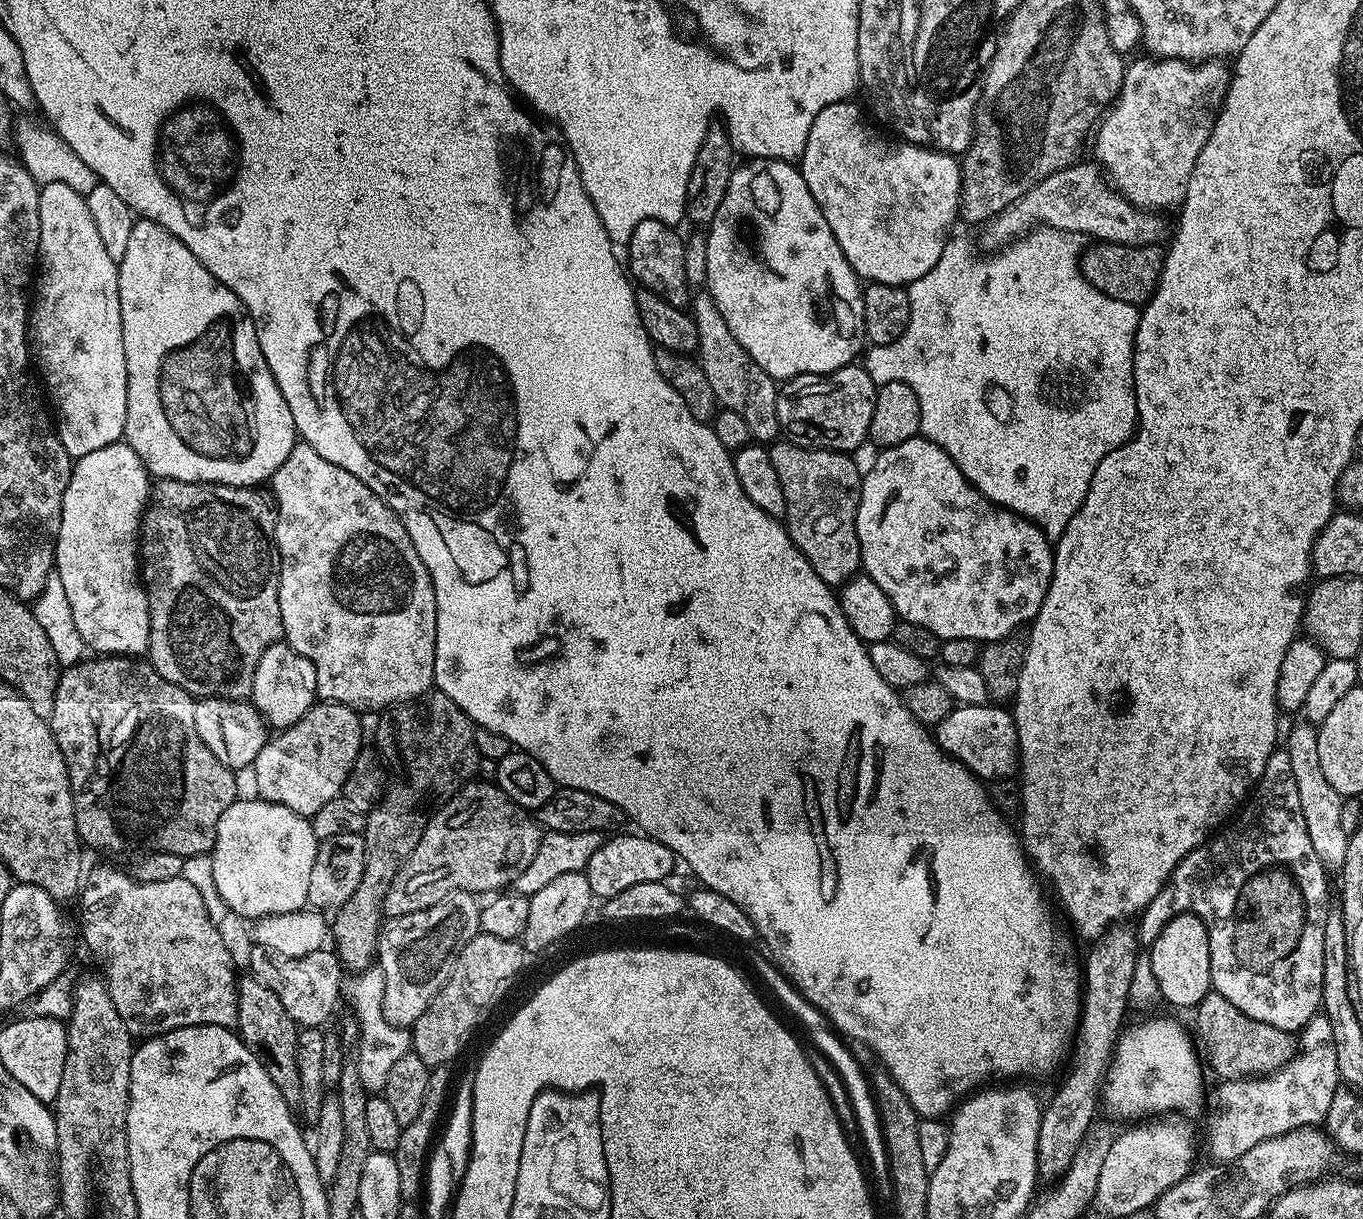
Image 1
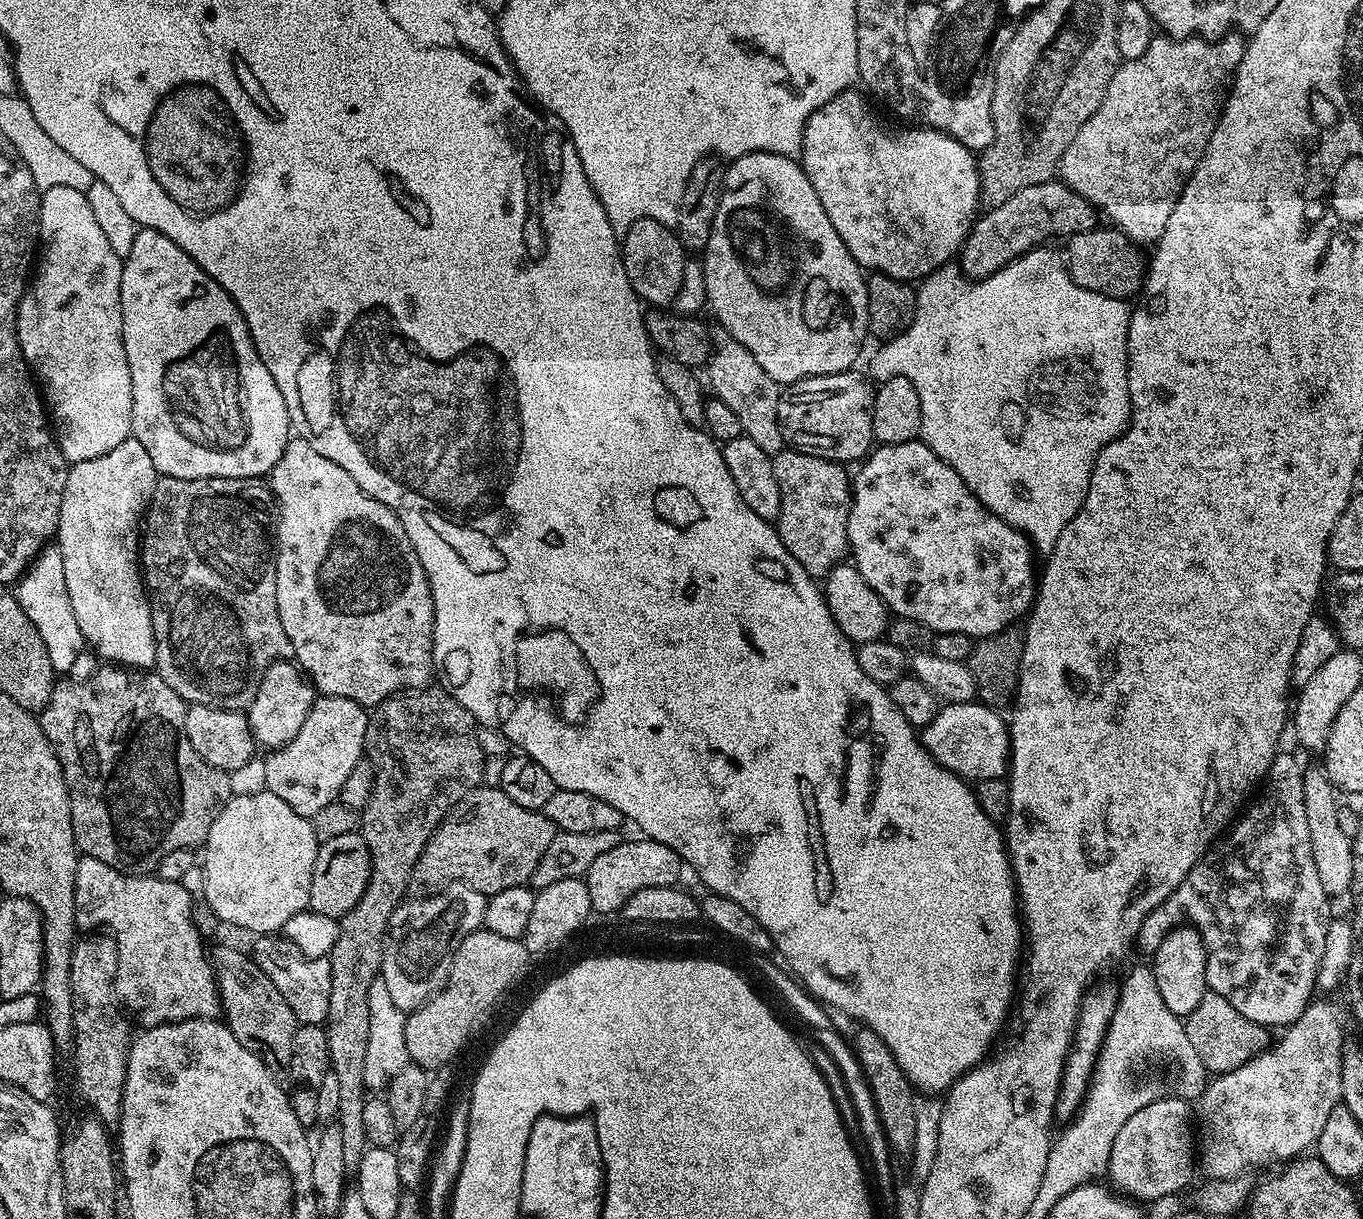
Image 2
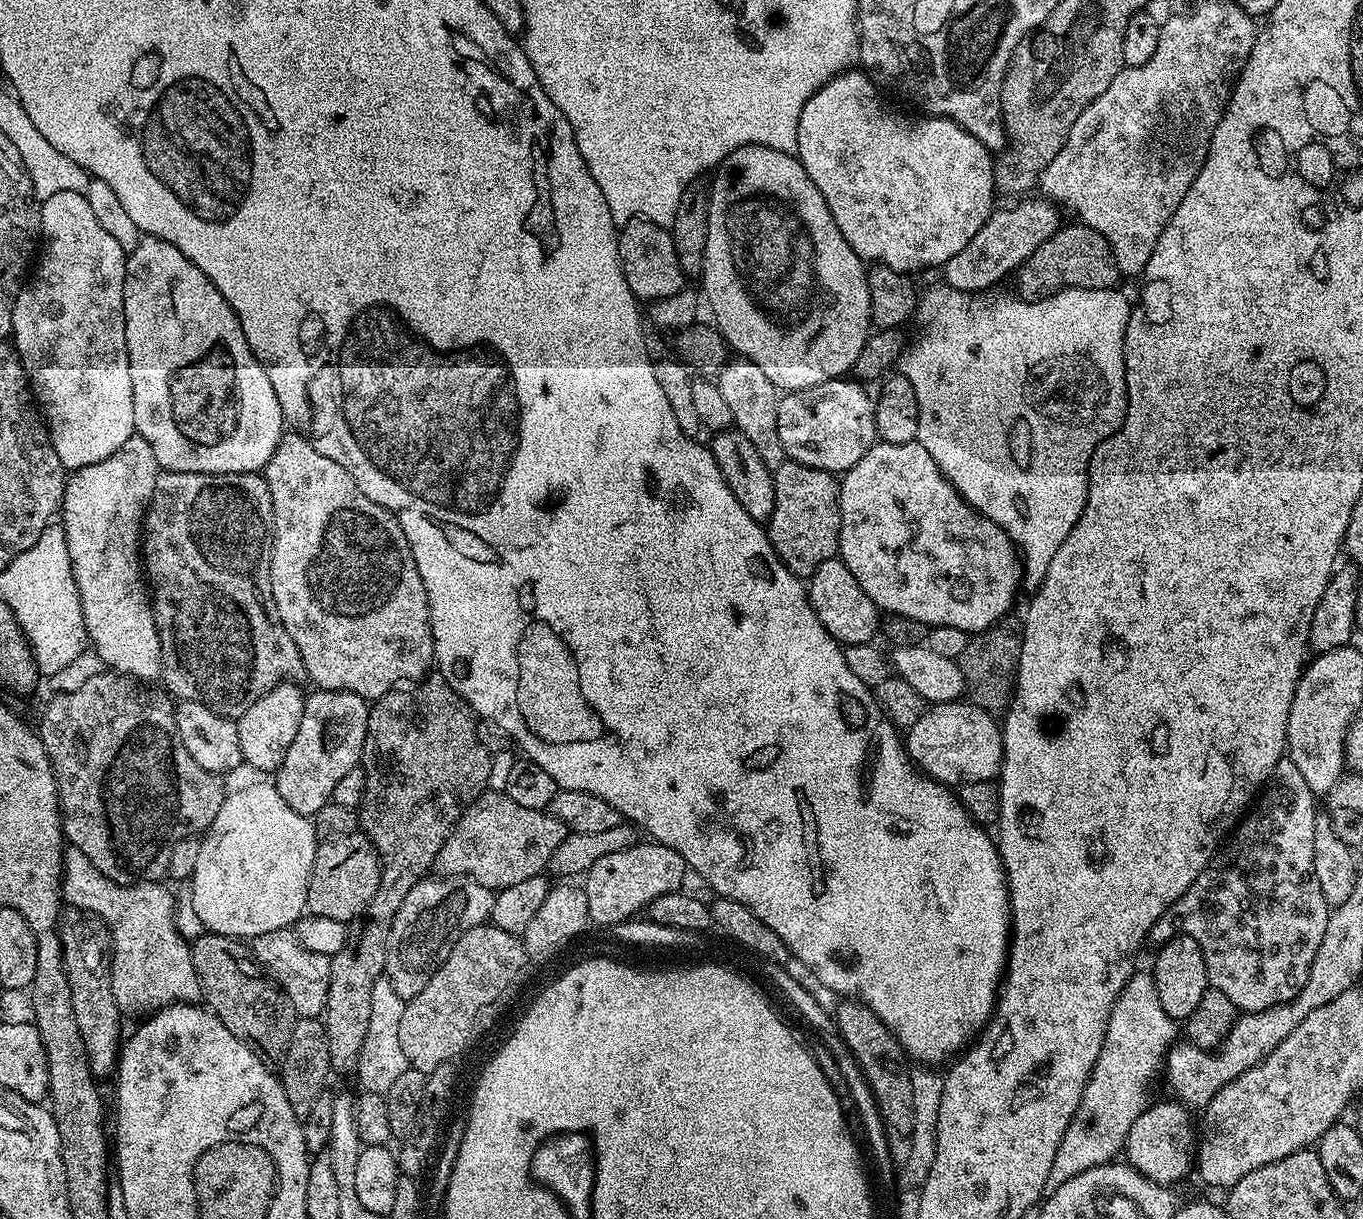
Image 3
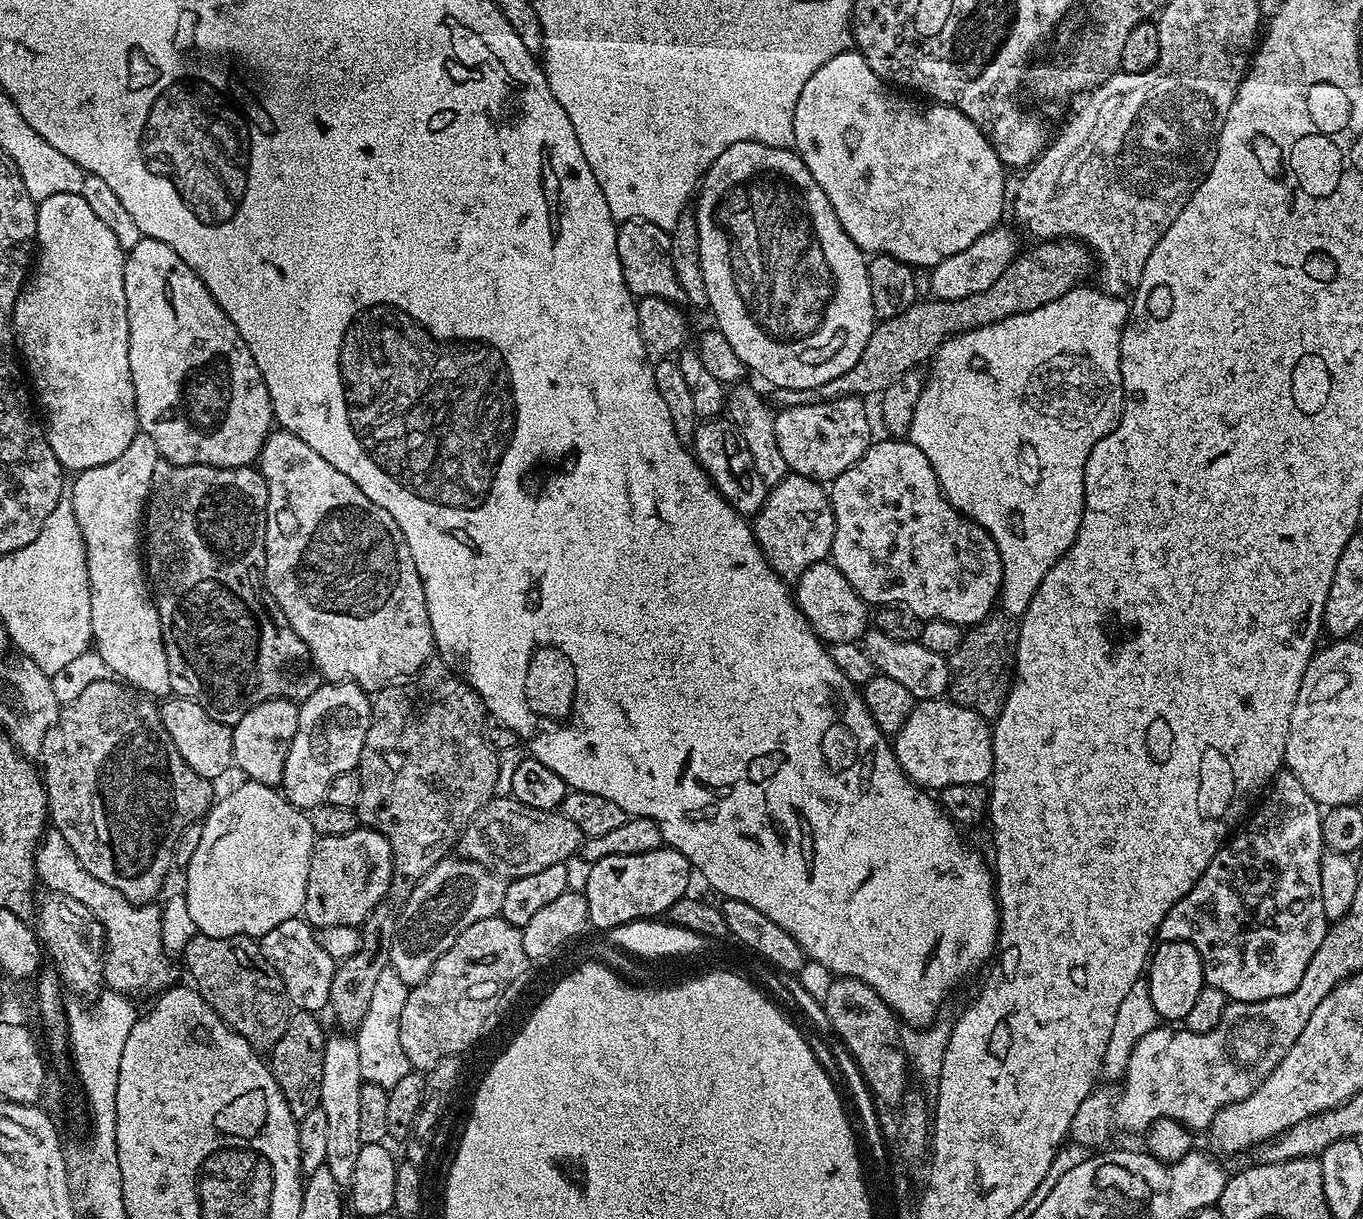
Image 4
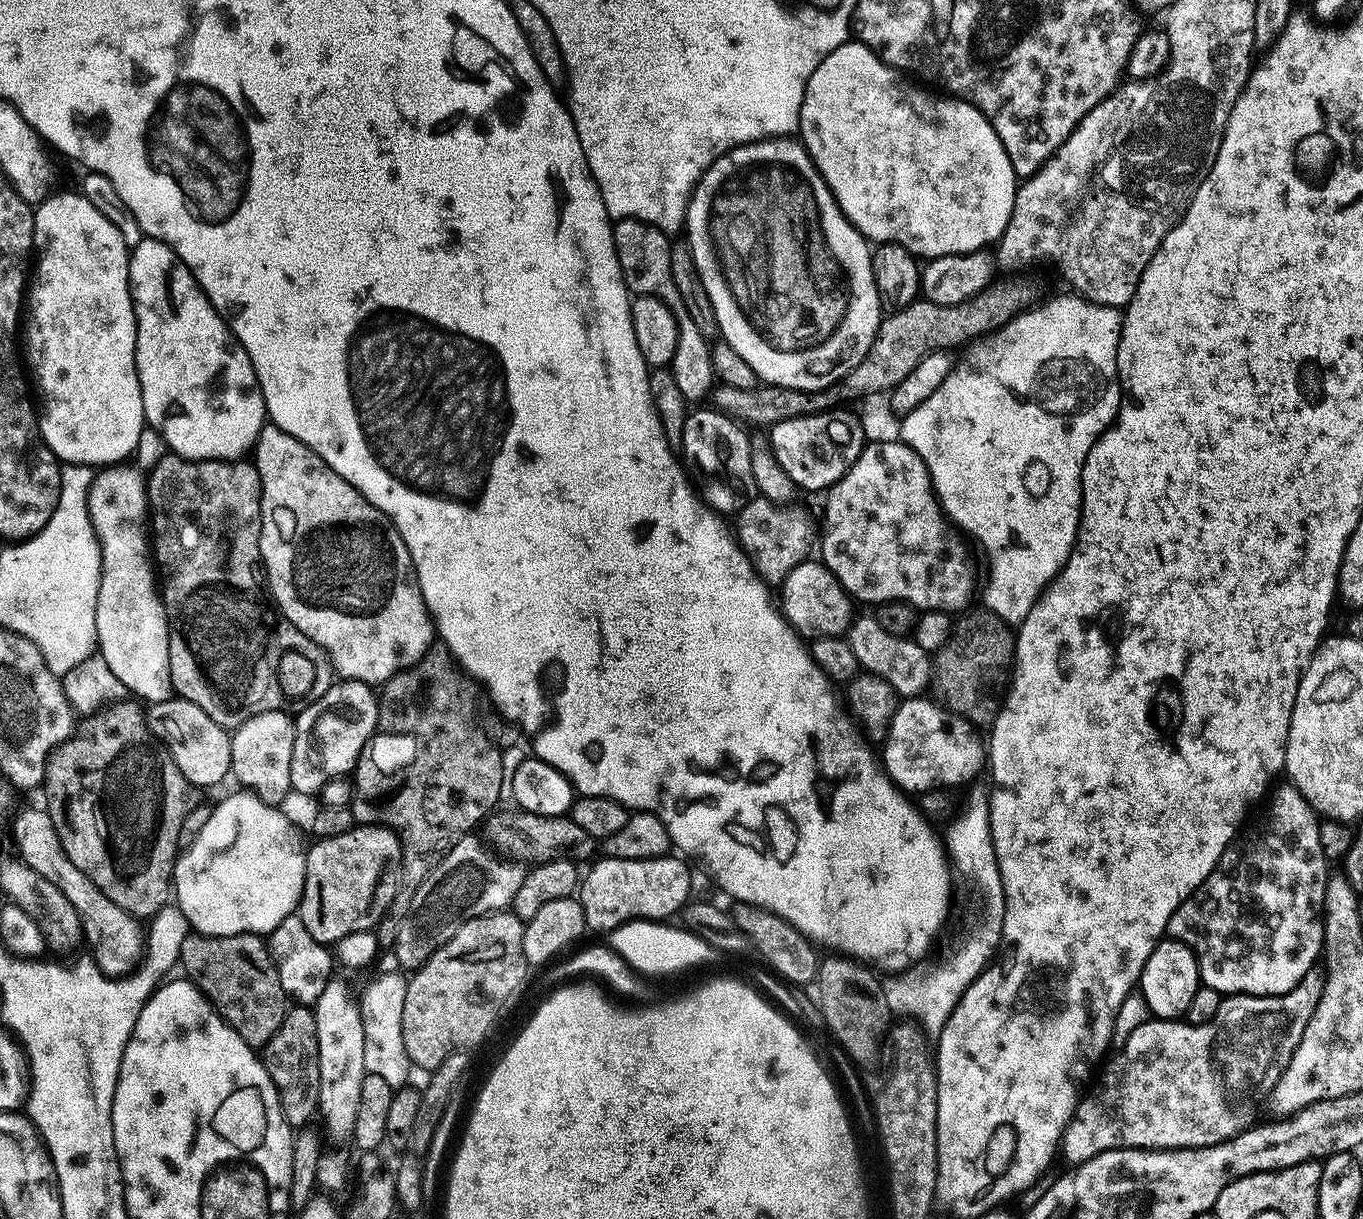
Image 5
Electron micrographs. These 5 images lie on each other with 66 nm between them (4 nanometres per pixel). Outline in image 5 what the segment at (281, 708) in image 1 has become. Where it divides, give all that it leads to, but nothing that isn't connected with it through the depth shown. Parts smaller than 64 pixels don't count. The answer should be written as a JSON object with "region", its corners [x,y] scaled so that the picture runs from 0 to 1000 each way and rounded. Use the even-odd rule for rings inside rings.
{"region":[[[198,582],[186,586],[169,601],[170,632],[169,636],[177,647],[183,649],[196,660],[205,660],[205,656],[213,653],[213,622],[216,619],[216,602],[217,591],[211,583]]]}

